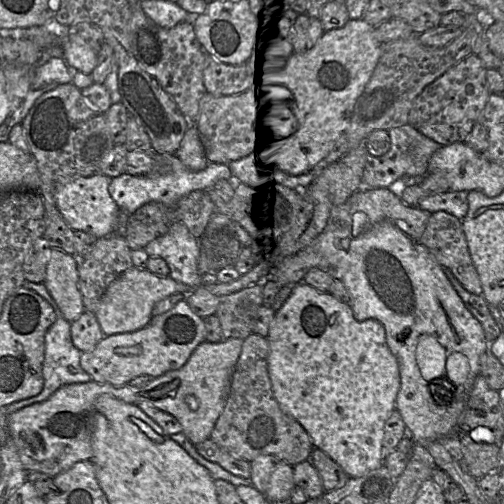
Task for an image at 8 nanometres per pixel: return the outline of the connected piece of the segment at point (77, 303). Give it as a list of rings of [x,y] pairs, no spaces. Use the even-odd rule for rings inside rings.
[[[52,248],[44,281],[62,316],[72,323],[86,310],[79,289],[78,258]]]

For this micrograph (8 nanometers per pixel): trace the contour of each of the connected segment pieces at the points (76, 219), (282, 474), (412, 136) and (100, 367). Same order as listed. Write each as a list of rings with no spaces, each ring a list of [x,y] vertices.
[[[97,173],[89,177],[61,181],[56,185],[54,194],[56,208],[72,230],[83,231],[97,238],[109,237],[116,233],[121,210],[109,193],[111,179]]]
[[[259,455],[250,462],[250,483],[268,500],[285,501],[294,489],[293,466],[273,455]]]
[[[409,124],[387,130],[391,146],[389,151],[381,157],[367,155],[362,174],[362,185],[365,188],[388,188],[397,192],[407,181],[420,180],[427,174],[431,156],[441,145],[424,136]]]
[[[181,300],[167,312],[153,316],[143,329],[105,336],[92,351],[82,353],[80,366],[92,377],[92,381],[123,386],[141,375],[157,378],[169,371],[180,369],[203,341],[202,318],[190,309],[185,300]]]

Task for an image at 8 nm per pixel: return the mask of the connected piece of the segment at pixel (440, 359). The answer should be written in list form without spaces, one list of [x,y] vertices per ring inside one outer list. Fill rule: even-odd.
[[[346,201],[333,206],[324,230],[308,247],[325,258],[329,272],[346,287],[350,296],[348,305],[354,318],[358,322],[374,319],[384,326],[387,344],[399,364],[400,389],[396,398],[396,410],[400,412],[407,434],[414,443],[426,447],[430,442],[458,429],[458,418],[466,406],[476,377],[480,375],[481,358],[490,344],[486,341],[481,324],[467,310],[442,266],[425,246],[388,221],[370,226],[358,236],[353,236],[353,214],[349,212]],[[435,393],[437,398],[440,393],[441,399],[451,396],[451,403],[436,403]]]

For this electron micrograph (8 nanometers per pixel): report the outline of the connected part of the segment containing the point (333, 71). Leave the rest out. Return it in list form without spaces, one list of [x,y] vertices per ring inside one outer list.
[[[350,19],[339,29],[325,31],[315,46],[304,54],[297,54],[289,61],[289,68],[283,75],[274,78],[274,82],[292,94],[291,112],[297,119],[298,132],[286,143],[264,143],[258,149],[271,166],[287,176],[300,176],[311,171],[332,150],[335,142],[349,126],[357,99],[363,93],[377,65],[381,53],[381,44],[375,38],[375,28],[363,19]]]

